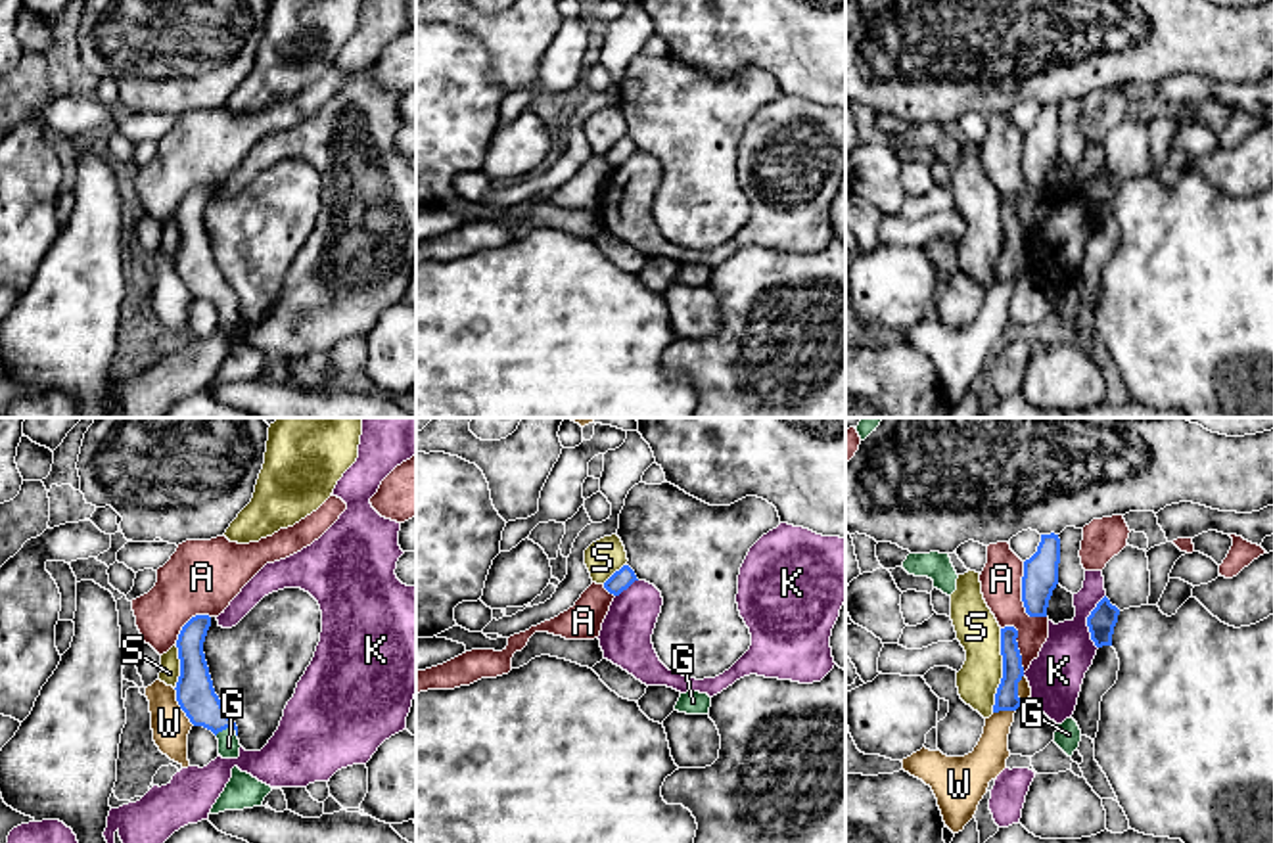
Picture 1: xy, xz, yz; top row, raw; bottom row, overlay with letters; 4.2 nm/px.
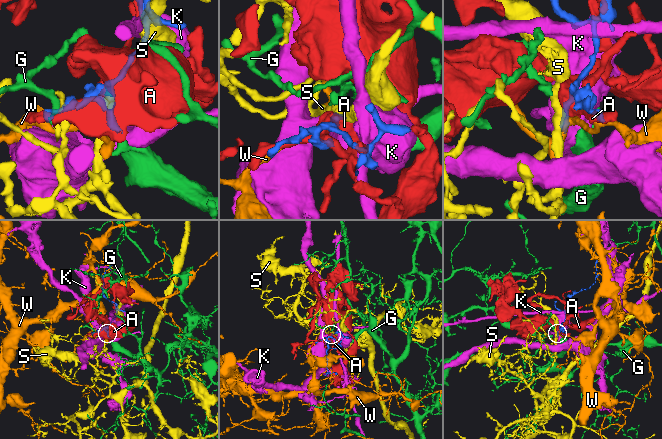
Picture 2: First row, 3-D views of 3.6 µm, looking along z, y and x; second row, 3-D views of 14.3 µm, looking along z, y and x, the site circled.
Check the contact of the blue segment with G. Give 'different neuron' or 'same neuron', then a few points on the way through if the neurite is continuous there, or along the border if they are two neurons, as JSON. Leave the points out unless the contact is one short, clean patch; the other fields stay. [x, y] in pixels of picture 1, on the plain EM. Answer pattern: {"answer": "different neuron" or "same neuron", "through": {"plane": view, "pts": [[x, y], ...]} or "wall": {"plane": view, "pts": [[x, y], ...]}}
{"answer": "same neuron", "through": {"plane": "xy", "pts": [[196, 267], [225, 299], [229, 317]]}}

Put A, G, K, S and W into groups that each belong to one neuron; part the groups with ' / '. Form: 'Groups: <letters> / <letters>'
Groups: A / G / K / S / W

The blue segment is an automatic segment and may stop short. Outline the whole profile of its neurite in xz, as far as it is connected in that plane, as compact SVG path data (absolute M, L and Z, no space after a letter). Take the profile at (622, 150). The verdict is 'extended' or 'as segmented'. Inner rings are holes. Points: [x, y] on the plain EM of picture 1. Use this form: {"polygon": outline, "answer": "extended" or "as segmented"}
{"polygon": "M623 136L619 142L615 142L606 153L604 159L619 167L623 161L627 161L636 149L635 142L629 136Z", "answer": "as segmented"}

